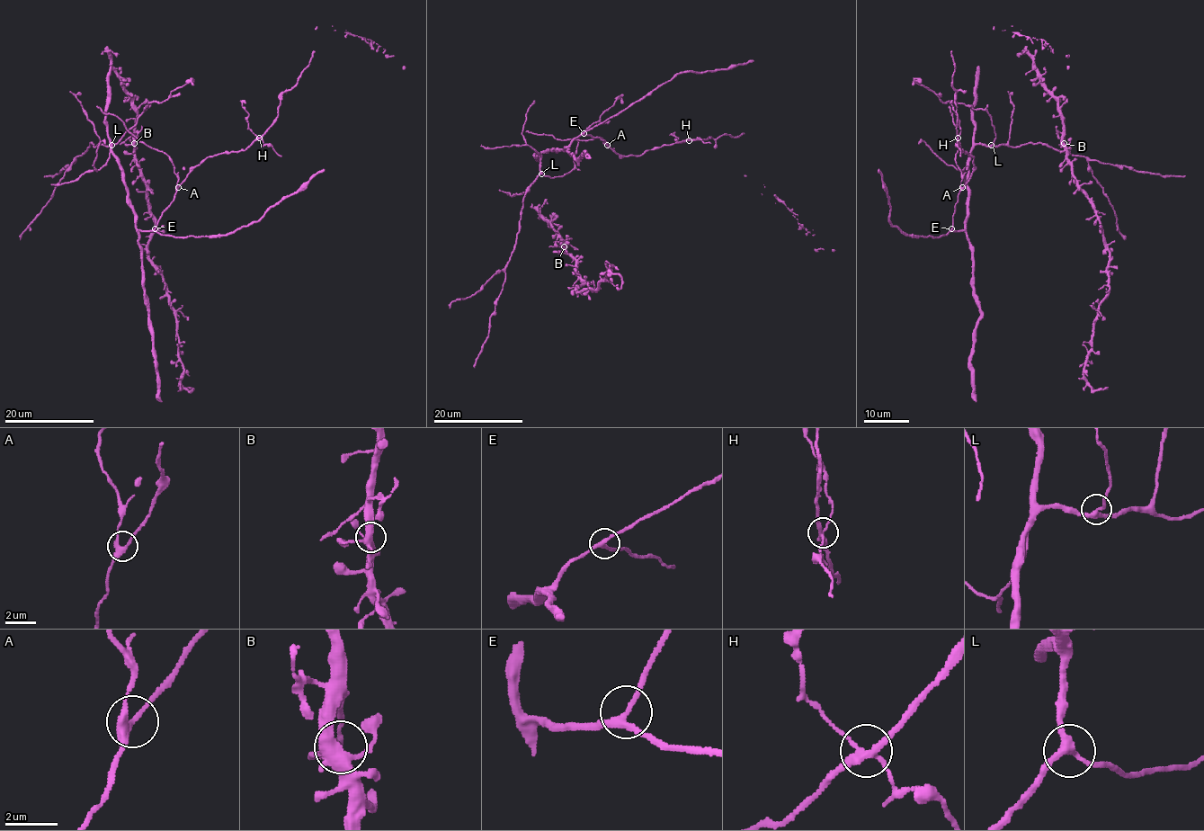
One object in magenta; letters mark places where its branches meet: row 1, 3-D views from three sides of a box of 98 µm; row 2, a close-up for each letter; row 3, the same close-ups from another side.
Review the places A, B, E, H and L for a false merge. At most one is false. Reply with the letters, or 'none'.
H

